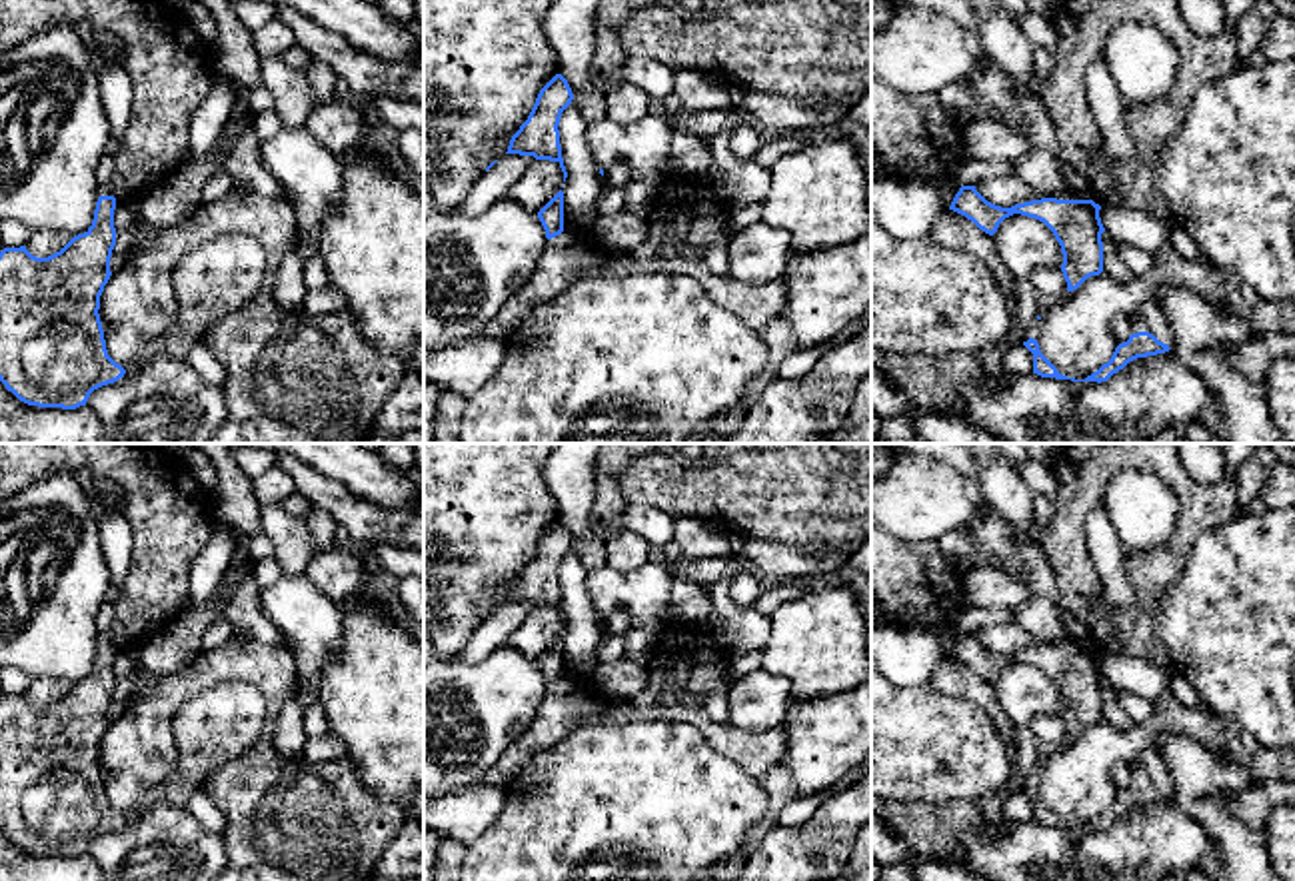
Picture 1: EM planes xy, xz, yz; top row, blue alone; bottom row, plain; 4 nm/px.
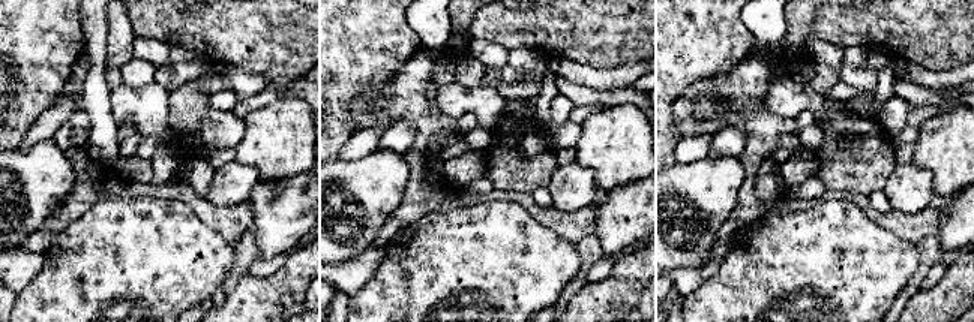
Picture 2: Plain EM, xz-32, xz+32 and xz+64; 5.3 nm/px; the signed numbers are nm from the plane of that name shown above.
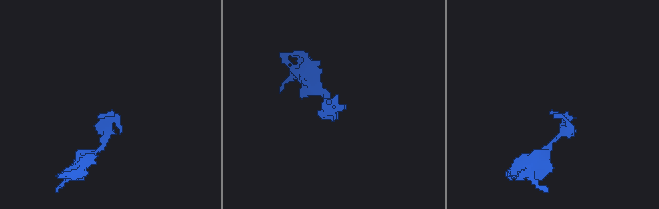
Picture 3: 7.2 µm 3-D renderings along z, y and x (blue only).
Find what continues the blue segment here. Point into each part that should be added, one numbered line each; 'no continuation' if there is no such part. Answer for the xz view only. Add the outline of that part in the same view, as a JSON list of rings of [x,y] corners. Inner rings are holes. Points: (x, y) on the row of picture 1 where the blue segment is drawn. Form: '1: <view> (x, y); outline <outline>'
1: xz (572, 254); outline [[[564,216],[564,232],[552,240],[546,238],[532,278],[486,326],[484,338],[508,340],[540,304],[556,298],[576,280],[596,270],[606,270],[618,278],[640,272],[691,276],[711,302],[735,314],[755,332],[761,332],[771,320],[783,316],[787,302],[783,280],[751,286],[729,276],[715,276],[703,258],[663,254],[638,258],[632,252],[606,252],[594,242],[586,222],[572,222]]]

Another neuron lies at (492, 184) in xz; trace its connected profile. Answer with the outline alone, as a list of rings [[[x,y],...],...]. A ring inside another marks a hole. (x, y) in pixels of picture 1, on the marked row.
[[[504,154],[488,172],[472,186],[468,196],[454,208],[460,216],[480,216],[502,200],[508,190],[536,162],[534,156]]]

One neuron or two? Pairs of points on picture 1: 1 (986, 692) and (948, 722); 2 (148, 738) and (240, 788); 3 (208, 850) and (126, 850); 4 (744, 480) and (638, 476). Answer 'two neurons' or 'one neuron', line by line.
1: two neurons
2: one neuron
3: one neuron
4: one neuron

